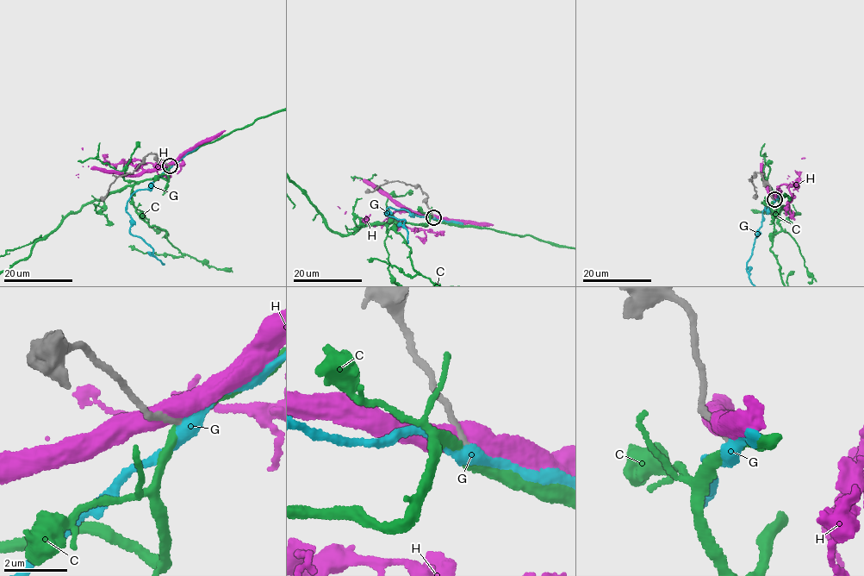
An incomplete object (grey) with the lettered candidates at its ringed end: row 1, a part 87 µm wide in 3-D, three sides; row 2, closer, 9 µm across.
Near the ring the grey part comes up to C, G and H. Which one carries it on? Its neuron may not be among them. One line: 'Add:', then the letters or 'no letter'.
Add: G

